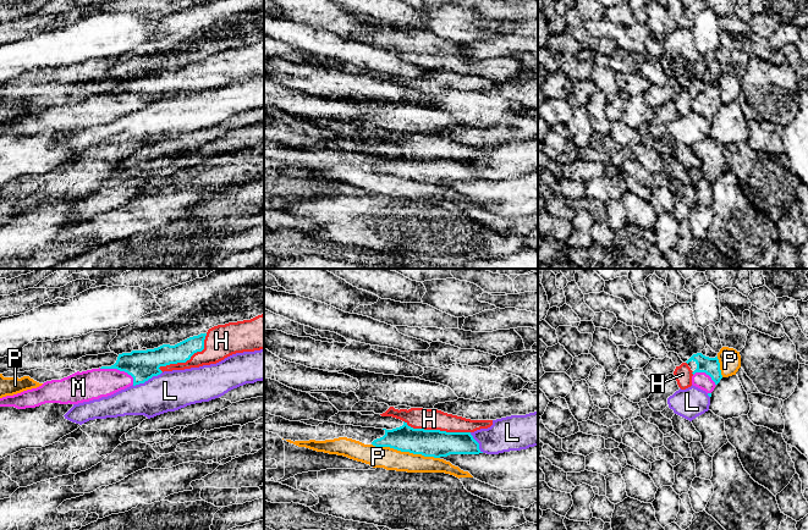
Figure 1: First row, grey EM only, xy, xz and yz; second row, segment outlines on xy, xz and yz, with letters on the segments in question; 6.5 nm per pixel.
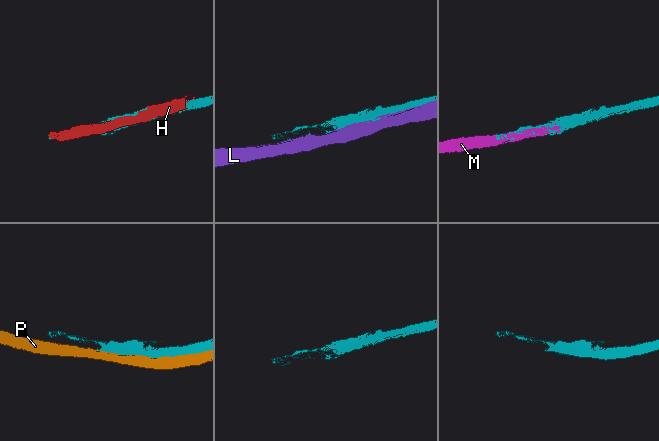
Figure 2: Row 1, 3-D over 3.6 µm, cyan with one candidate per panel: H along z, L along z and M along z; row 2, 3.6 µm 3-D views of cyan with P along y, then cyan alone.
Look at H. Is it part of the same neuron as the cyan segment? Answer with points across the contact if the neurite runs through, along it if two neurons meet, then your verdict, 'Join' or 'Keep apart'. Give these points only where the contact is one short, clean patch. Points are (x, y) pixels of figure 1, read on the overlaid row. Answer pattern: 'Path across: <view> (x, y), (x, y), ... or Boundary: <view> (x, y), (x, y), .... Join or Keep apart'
Keep apart

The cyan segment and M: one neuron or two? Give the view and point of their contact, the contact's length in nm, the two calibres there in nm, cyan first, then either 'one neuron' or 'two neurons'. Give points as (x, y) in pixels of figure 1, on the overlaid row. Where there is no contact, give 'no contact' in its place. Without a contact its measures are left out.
xy (119, 369) | 260 nm | 200/200 nm | one neuron

